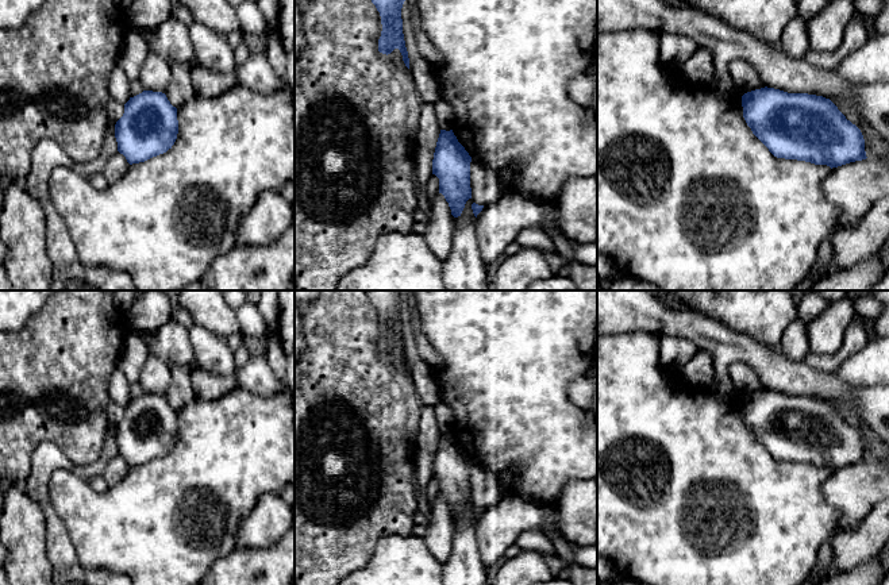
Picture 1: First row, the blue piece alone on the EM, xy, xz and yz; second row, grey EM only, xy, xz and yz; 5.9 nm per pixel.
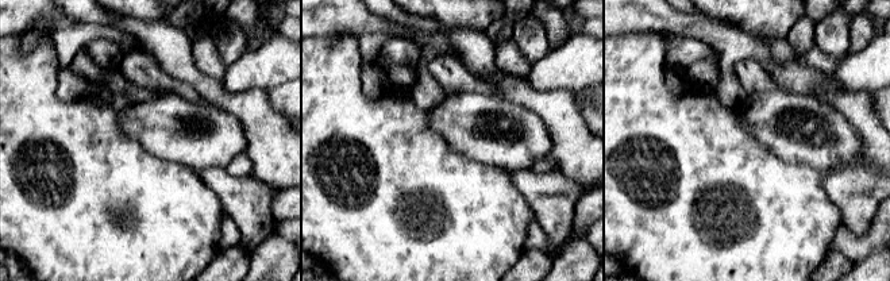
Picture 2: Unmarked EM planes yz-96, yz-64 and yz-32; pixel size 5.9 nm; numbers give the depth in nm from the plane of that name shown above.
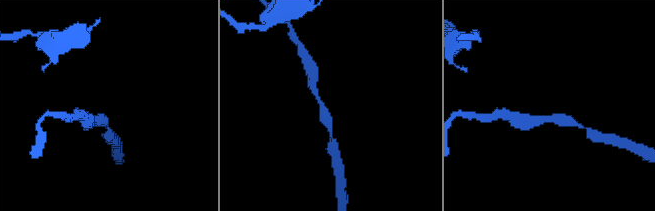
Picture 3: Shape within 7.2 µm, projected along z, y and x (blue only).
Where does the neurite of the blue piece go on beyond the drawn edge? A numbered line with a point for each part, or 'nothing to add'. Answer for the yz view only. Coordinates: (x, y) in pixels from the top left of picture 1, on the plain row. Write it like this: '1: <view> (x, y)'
nothing to add

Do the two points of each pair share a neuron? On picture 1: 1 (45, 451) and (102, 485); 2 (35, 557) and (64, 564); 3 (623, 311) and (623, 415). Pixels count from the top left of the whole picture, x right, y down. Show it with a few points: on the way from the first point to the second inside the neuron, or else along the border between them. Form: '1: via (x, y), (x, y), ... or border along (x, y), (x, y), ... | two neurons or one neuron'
1: border along (100, 474), (88, 482) | two neurons
2: border along (45, 530), (46, 557), (53, 570) | two neurons
3: border along (611, 333), (650, 331), (654, 335) | two neurons

